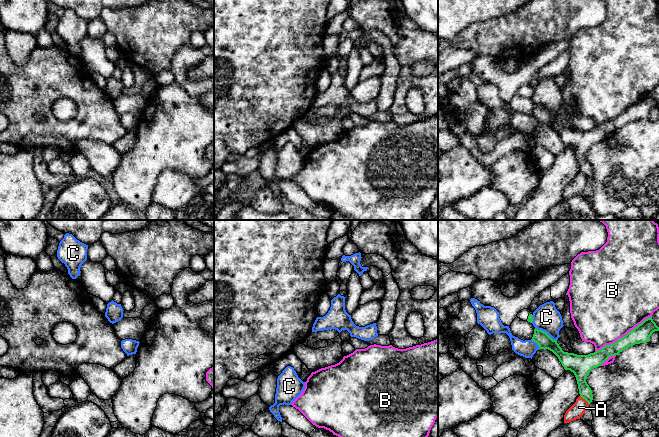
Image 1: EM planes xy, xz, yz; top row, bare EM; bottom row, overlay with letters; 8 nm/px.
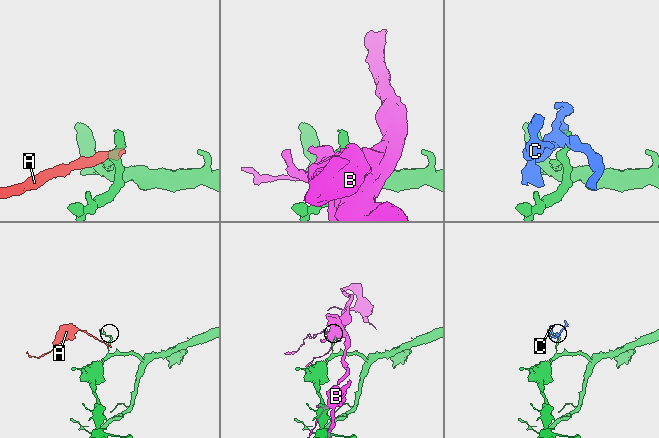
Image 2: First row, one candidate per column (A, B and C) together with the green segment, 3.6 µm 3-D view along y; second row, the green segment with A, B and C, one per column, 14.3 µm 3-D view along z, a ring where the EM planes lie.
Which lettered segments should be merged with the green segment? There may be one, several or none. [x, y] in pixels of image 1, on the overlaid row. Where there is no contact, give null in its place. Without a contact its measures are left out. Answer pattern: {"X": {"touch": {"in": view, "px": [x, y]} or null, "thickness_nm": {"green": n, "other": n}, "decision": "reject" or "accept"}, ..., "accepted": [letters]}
{"A": {"touch": {"in": "yz", "px": [585, 399]}, "thickness_nm": {"green": 140, "other": 110}, "decision": "reject"}, "B": {"touch": {"in": "yz", "px": [624, 336]}, "thickness_nm": {"green": 140, "other": 480}, "decision": "reject"}, "C": {"touch": {"in": "yz", "px": [545, 332]}, "thickness_nm": {"green": 120, "other": 220}, "decision": "reject"}, "accepted": []}

